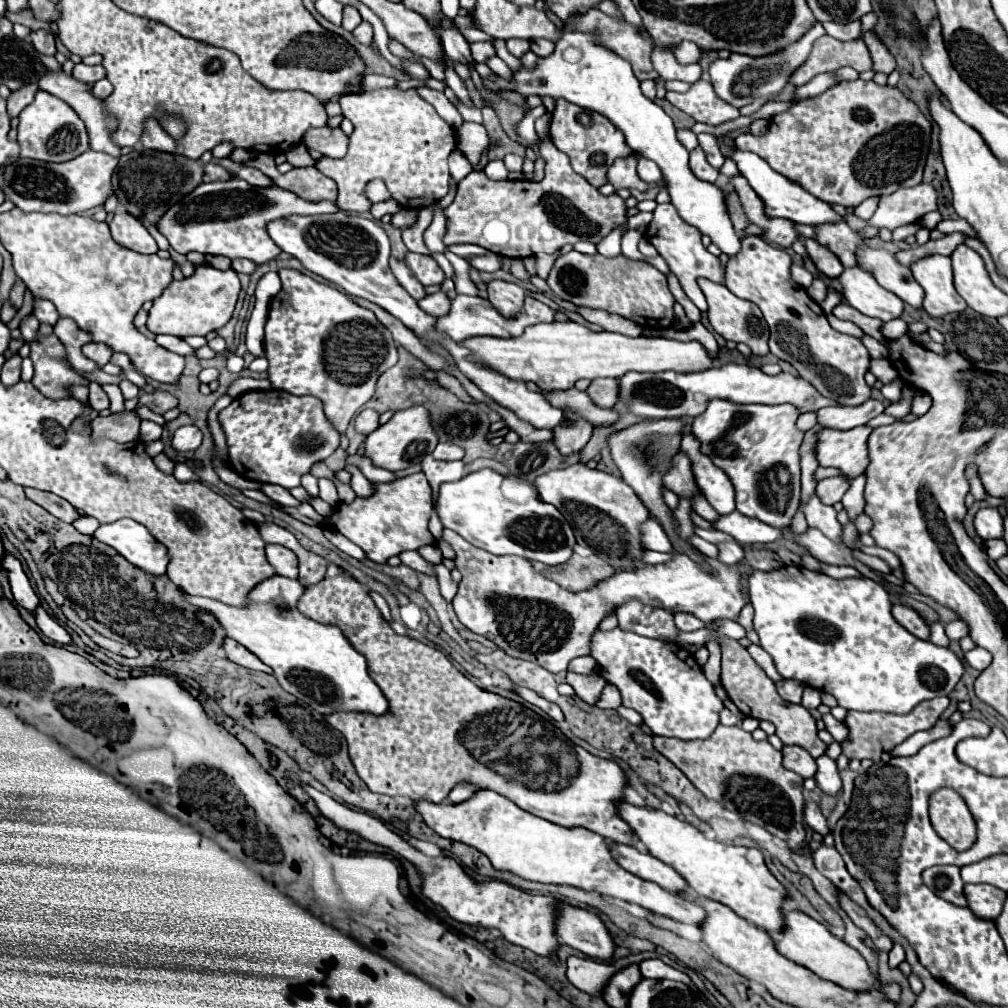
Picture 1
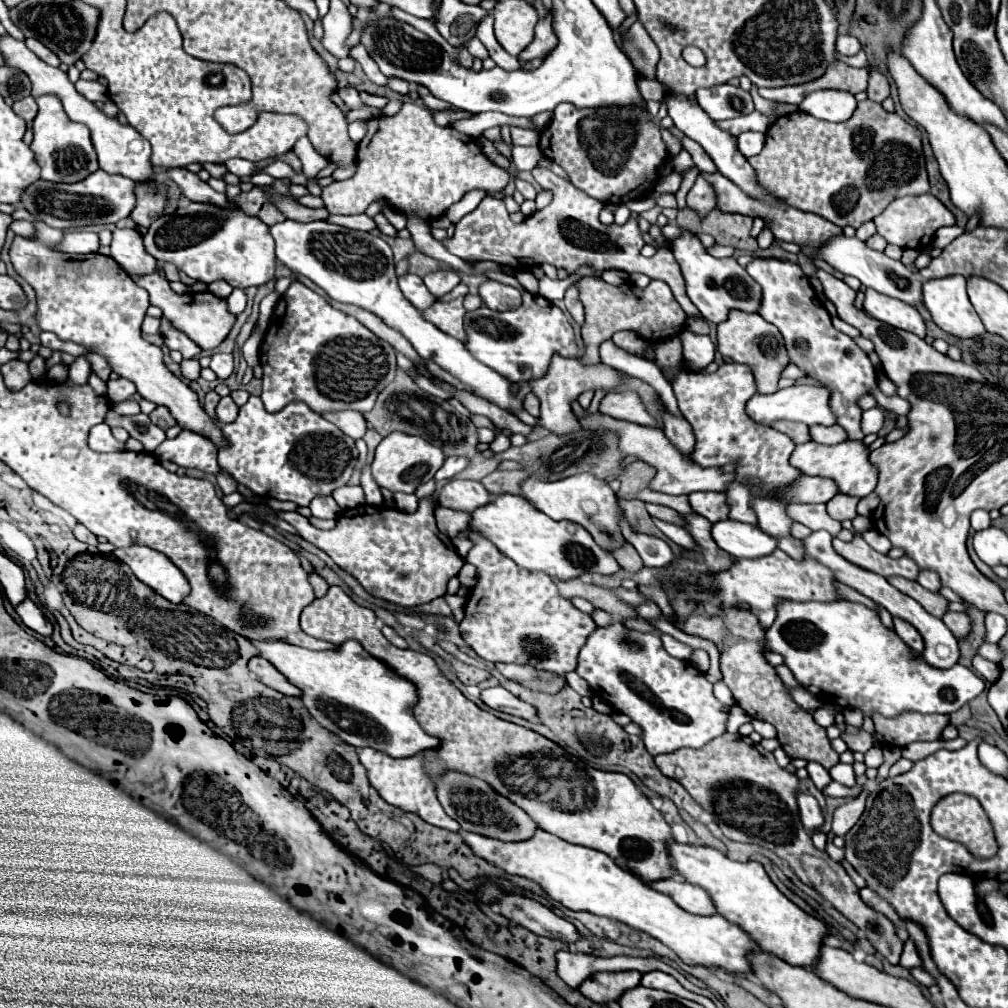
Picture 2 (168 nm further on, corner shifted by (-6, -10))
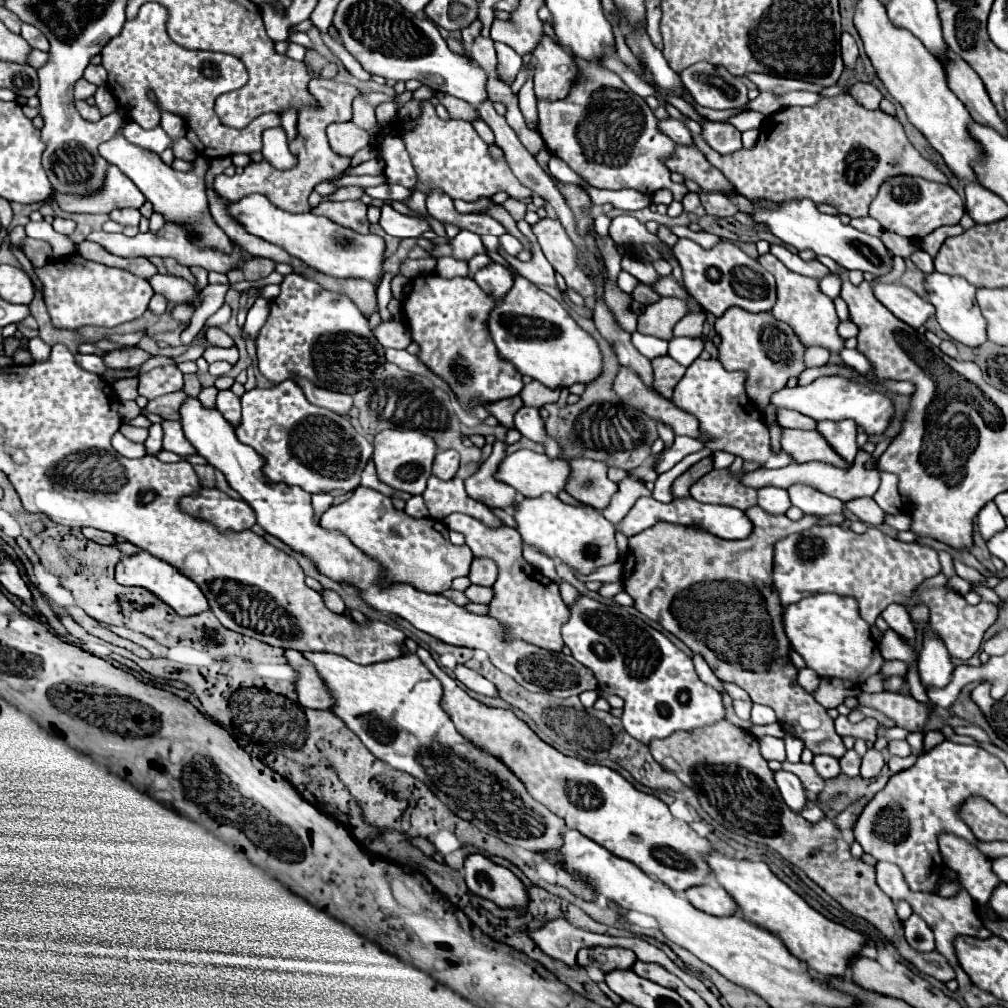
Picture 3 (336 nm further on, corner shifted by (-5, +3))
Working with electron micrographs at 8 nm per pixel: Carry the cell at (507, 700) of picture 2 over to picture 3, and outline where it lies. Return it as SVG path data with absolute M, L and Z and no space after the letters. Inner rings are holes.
M456 665L454 669L454 675L460 683L464 683L468 689L476 691L476 693L482 693L482 695L490 695L490 697L496 697L496 689L494 685L488 681L488 679L482 679L480 673L464 667L464 665Z

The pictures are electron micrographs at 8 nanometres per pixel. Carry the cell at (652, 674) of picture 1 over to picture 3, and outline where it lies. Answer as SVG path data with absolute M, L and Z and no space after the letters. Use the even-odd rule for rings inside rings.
M578 597L576 603L570 605L570 617L562 627L562 639L572 651L572 657L588 665L600 689L626 701L622 725L628 735L642 743L664 739L680 729L704 727L724 719L720 693L698 679L692 659L660 631L628 613L626 607Z

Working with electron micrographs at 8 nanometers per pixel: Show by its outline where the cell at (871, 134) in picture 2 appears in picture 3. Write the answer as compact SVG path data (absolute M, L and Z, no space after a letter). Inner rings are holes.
M850 93L822 97L818 105L790 107L766 117L758 143L752 149L720 155L700 135L694 135L694 145L712 167L722 171L738 193L750 199L766 197L778 203L812 199L814 203L834 205L848 217L866 217L878 187L888 177L916 175L928 181L948 183L948 177L910 145L896 117L880 109L864 109Z

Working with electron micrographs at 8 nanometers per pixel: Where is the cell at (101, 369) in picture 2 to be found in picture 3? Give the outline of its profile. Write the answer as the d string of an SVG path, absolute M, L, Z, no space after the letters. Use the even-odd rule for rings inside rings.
M130 347L124 351L110 351L104 357L104 363L110 369L130 369L130 367L140 367L150 359L150 353L146 353L140 347Z

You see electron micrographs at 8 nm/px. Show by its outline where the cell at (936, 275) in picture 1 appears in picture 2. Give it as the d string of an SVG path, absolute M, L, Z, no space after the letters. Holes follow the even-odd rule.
M961 274L951 278L933 278L923 284L923 304L933 316L933 322L959 338L973 338L985 332L975 314Z

